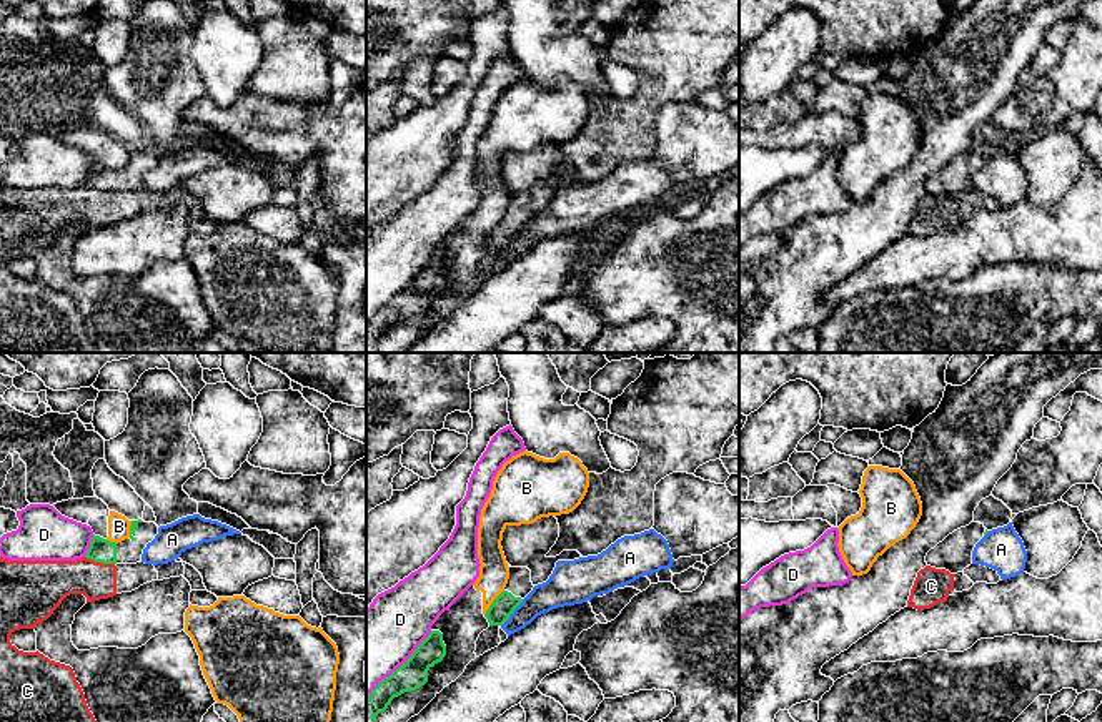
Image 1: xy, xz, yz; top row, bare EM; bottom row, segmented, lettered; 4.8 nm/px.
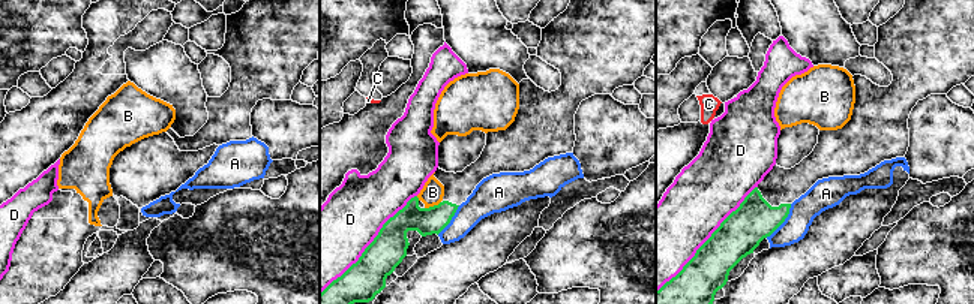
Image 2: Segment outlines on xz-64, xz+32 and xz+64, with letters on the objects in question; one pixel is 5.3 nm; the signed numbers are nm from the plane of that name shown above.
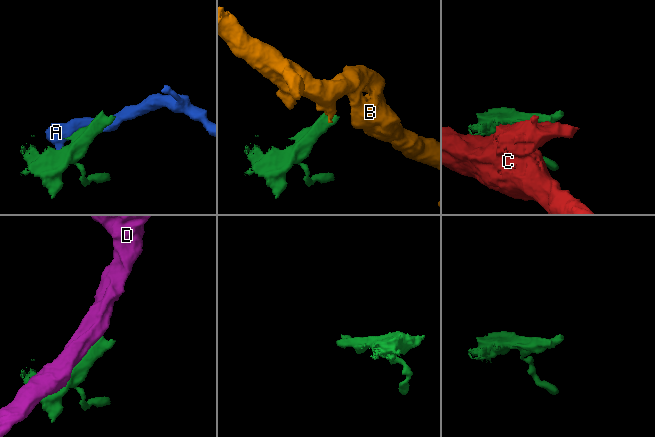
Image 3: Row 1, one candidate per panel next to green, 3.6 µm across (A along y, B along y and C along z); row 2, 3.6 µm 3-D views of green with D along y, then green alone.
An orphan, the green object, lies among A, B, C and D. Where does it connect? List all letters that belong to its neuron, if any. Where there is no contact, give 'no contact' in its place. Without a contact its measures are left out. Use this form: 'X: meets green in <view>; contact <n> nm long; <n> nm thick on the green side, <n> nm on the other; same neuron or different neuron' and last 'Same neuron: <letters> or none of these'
A: meets green in xz; contact 170 nm long; 110 nm thick on the green side, 160 nm on the other; different neuron
B: meets green in xz; contact 160 nm long; 110 nm thick on the green side, 140 nm on the other; different neuron
C: meets green in xy; contact 150 nm long; 120 nm thick on the green side, 190 nm on the other; different neuron
D: meets green in xz; contact 460 nm long; 140 nm thick on the green side, 360 nm on the other; different neuron
Same neuron: none of these

